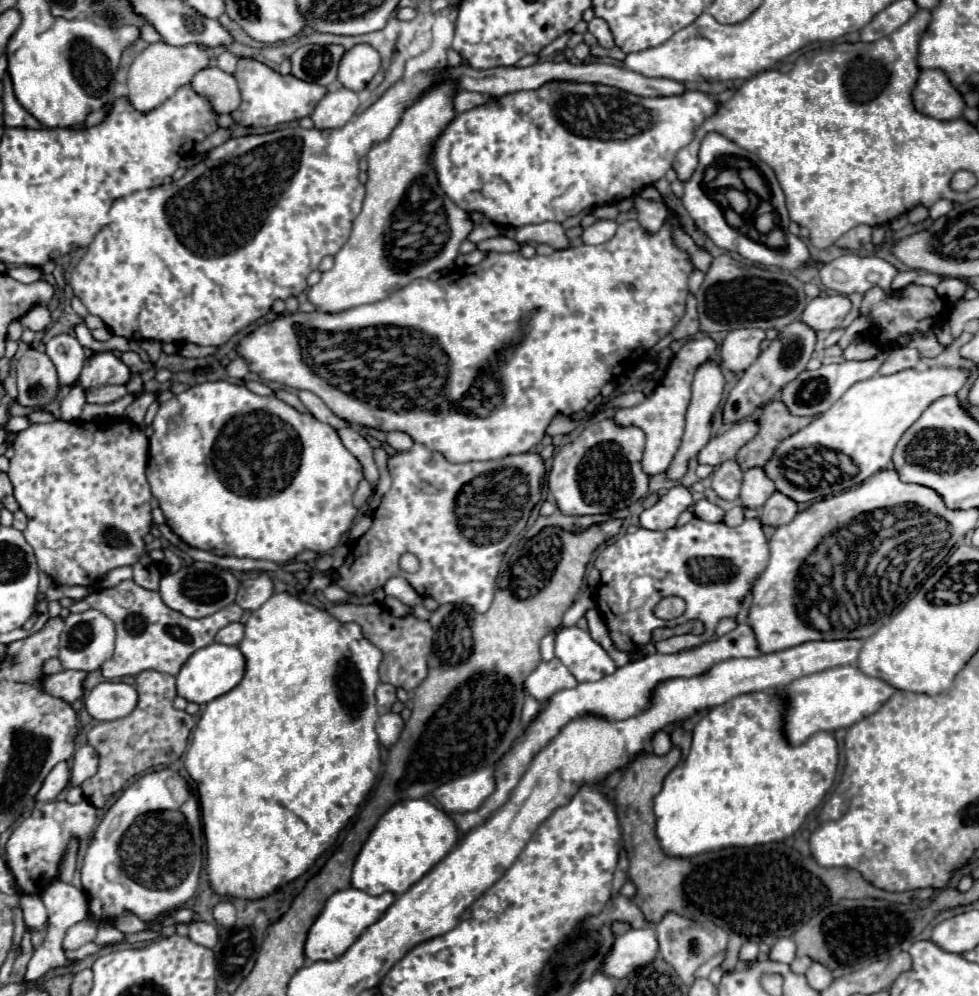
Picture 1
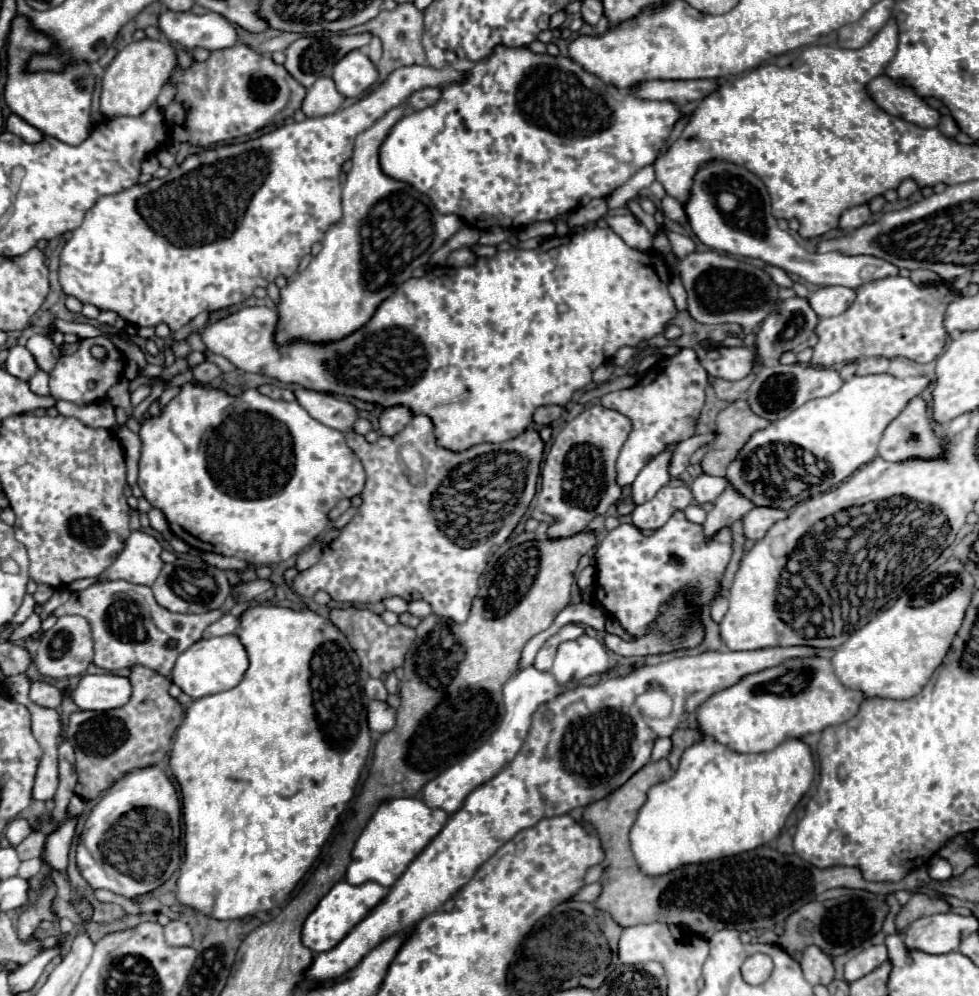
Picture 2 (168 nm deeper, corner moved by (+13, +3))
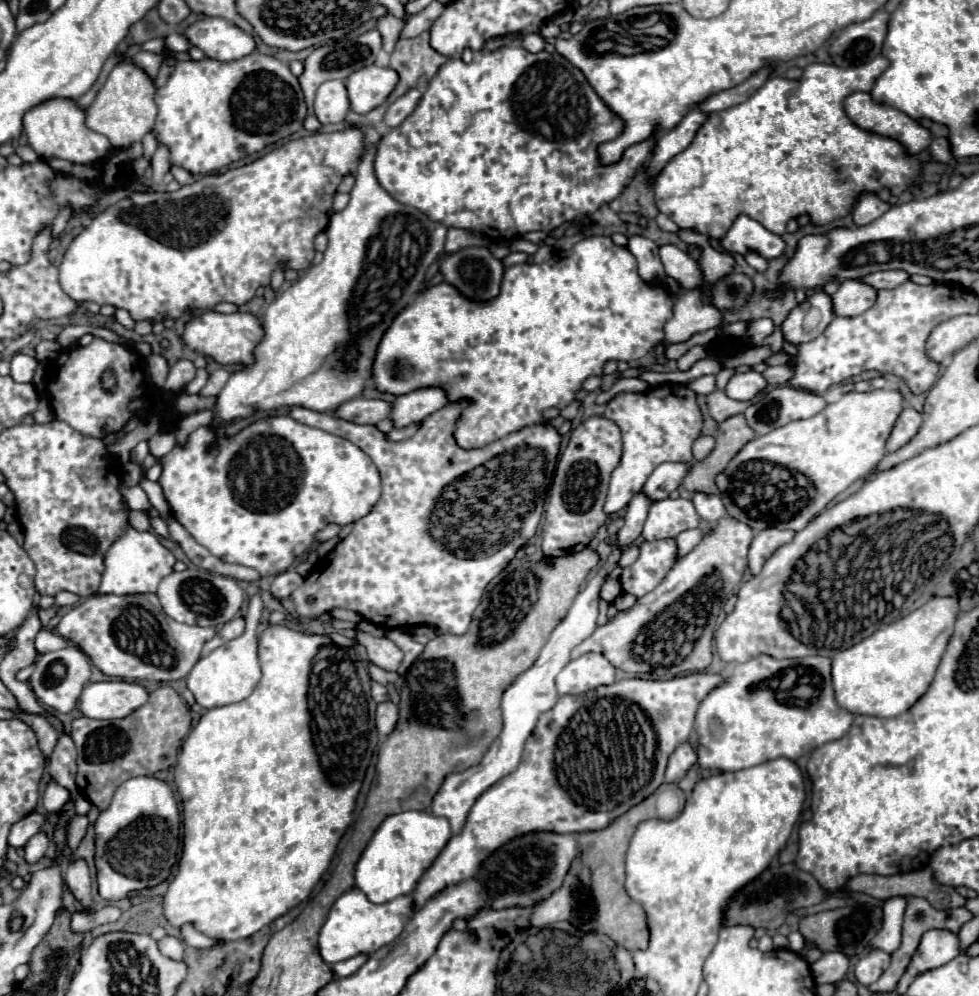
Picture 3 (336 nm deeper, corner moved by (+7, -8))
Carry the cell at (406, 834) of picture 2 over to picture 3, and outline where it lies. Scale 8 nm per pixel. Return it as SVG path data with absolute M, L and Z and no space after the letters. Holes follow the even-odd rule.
M401 812L385 818L385 822L377 828L371 842L367 844L365 852L361 854L355 870L355 884L365 896L375 902L383 904L397 896L413 894L419 878L425 870L433 864L439 852L451 838L451 826L445 818L437 818L429 812Z

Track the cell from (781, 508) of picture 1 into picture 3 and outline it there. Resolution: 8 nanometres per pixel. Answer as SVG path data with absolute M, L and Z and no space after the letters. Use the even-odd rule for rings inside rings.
M767 528L761 530L751 546L749 546L749 570L753 576L757 576L763 568L763 564L769 560L769 556L783 544L791 542L795 536L793 530L779 530L779 528Z

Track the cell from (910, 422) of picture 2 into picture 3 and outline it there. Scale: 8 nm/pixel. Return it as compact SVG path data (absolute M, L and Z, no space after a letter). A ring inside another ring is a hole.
M903 408L887 440L887 452L895 452L897 448L905 446L917 434L919 426L921 426L921 414L913 408Z

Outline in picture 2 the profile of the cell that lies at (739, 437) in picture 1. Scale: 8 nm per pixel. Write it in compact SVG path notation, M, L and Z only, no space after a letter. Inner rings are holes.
M703 433L703 435L693 435L691 439L685 439L683 443L677 445L675 449L675 455L671 459L671 467L669 467L669 473L671 477L677 477L681 475L687 465L689 465L689 457L703 445L711 445L715 441L715 433Z

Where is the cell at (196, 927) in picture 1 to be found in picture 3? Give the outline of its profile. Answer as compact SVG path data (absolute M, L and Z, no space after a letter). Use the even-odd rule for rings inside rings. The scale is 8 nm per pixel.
M165 936L157 942L161 954L165 954L167 958L173 958L173 960L181 960L183 958L183 950L185 950L185 944L175 938L175 936Z

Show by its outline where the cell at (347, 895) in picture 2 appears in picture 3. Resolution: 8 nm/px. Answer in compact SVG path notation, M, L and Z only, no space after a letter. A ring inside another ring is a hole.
M351 888L335 900L327 920L319 932L319 952L327 964L335 964L357 954L373 954L381 946L391 944L405 928L405 922L413 916L413 898L399 896L385 904L373 904L359 888Z

